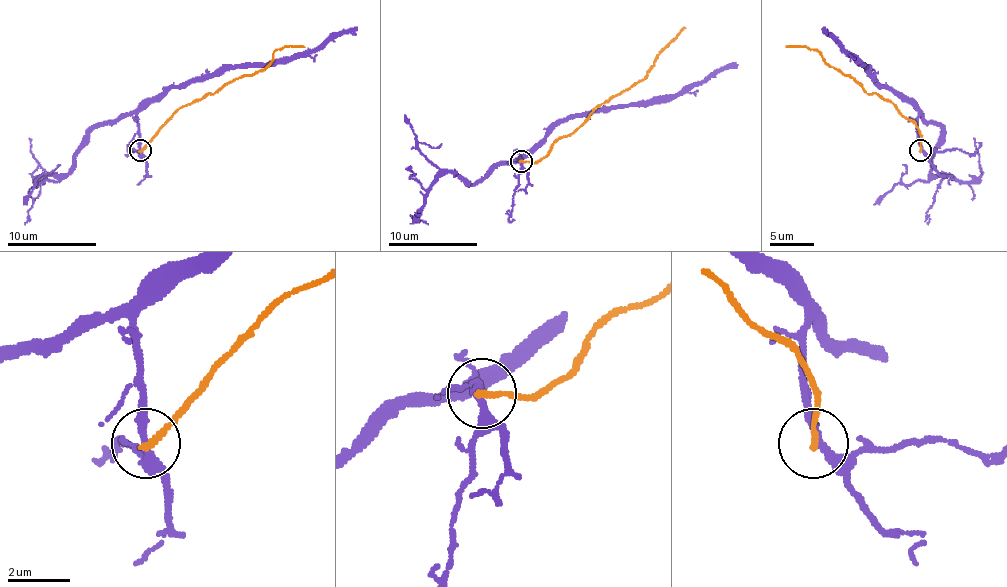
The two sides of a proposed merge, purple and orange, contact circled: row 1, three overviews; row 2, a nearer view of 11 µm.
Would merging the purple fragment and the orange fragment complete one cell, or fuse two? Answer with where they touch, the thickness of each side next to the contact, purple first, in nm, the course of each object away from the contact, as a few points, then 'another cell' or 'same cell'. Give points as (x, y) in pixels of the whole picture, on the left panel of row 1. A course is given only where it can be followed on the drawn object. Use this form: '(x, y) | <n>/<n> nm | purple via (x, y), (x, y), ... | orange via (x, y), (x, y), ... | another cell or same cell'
(140, 150) | 260/190 nm | purple via (141, 149), (136, 121), (141, 112), (181, 83), (234, 67), (285, 63), (307, 56), (356, 27) | orange via (141, 149), (174, 114), (214, 94), (227, 83), (261, 72), (276, 49), (303, 45) | another cell

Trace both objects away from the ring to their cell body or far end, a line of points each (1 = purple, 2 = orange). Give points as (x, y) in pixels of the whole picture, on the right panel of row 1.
1: (921, 149), (918, 112), (881, 83), (823, 27)
2: (921, 149), (918, 127), (892, 103), (867, 94), (814, 49), (785, 45)

